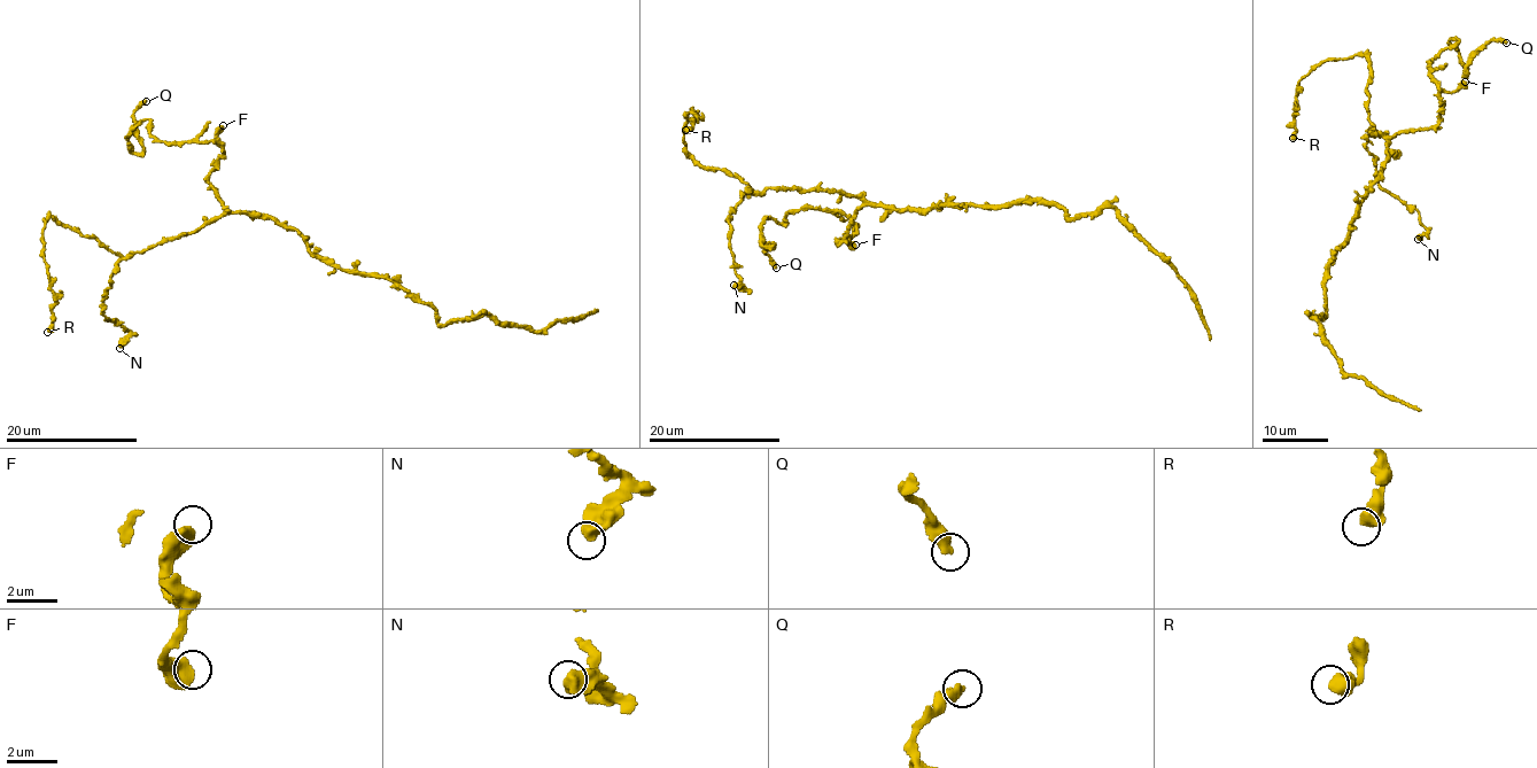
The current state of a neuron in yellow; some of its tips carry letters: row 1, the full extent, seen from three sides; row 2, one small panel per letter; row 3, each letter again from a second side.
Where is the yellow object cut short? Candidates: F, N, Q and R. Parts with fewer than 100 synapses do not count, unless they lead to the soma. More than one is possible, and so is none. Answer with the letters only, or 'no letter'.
no letter

